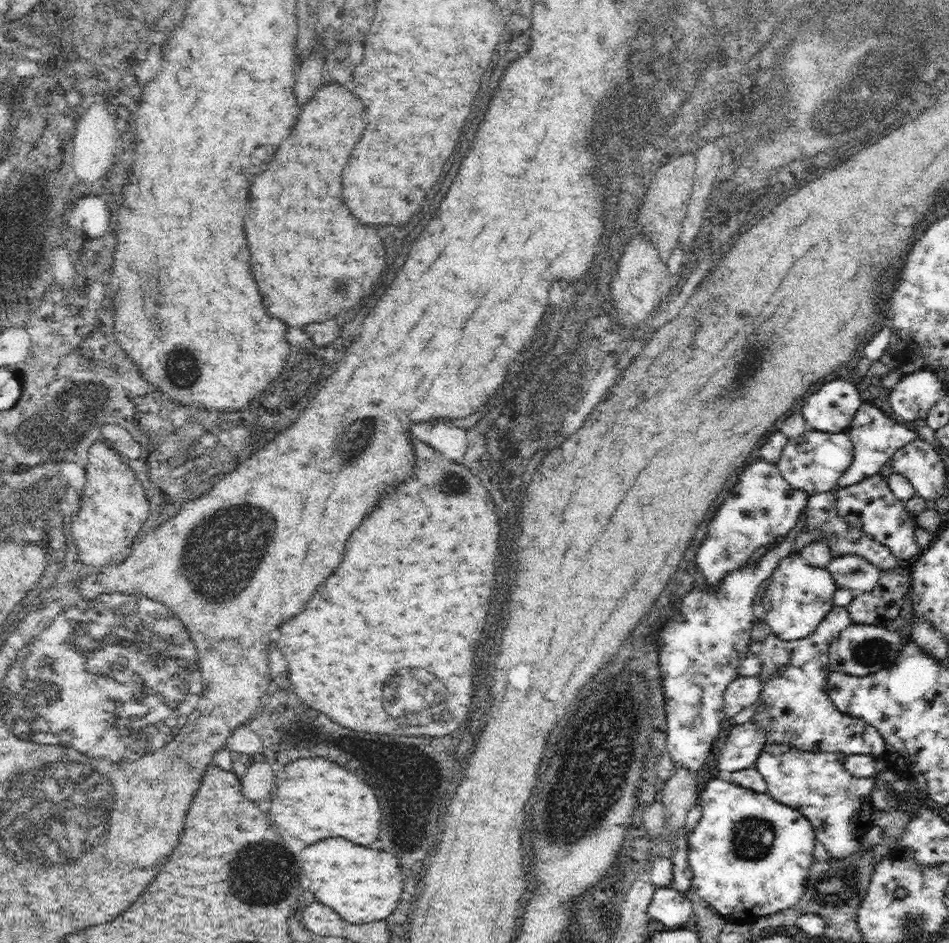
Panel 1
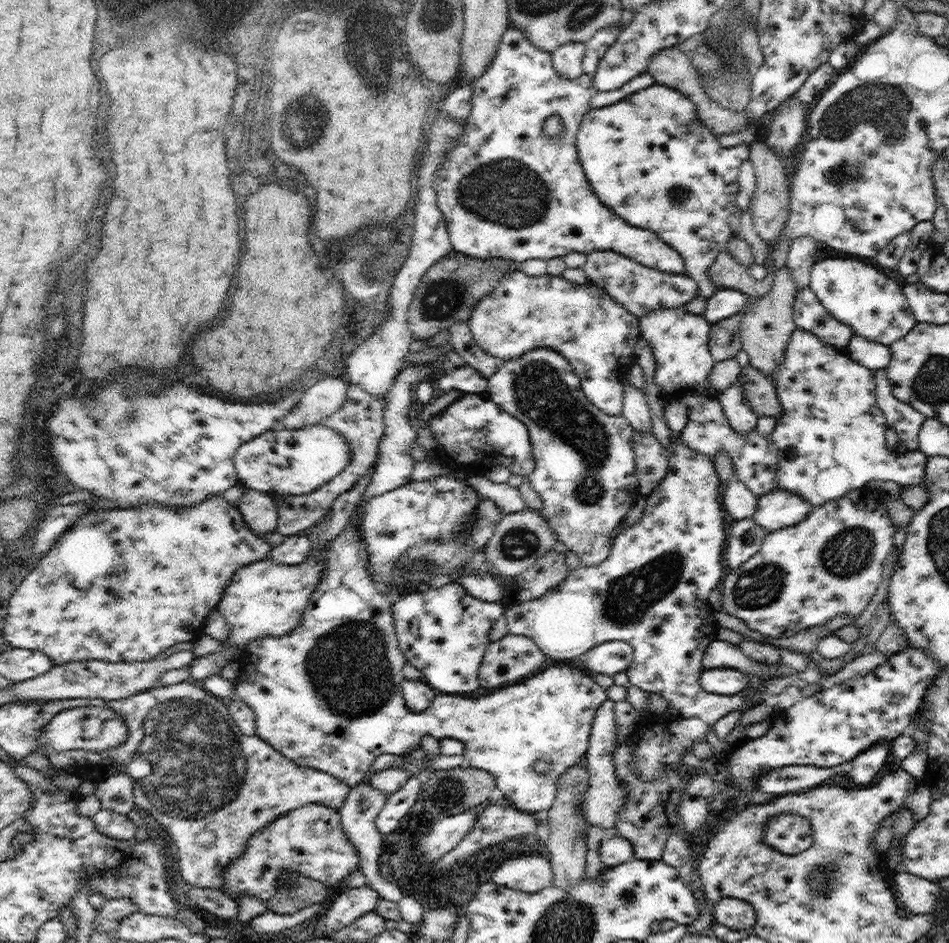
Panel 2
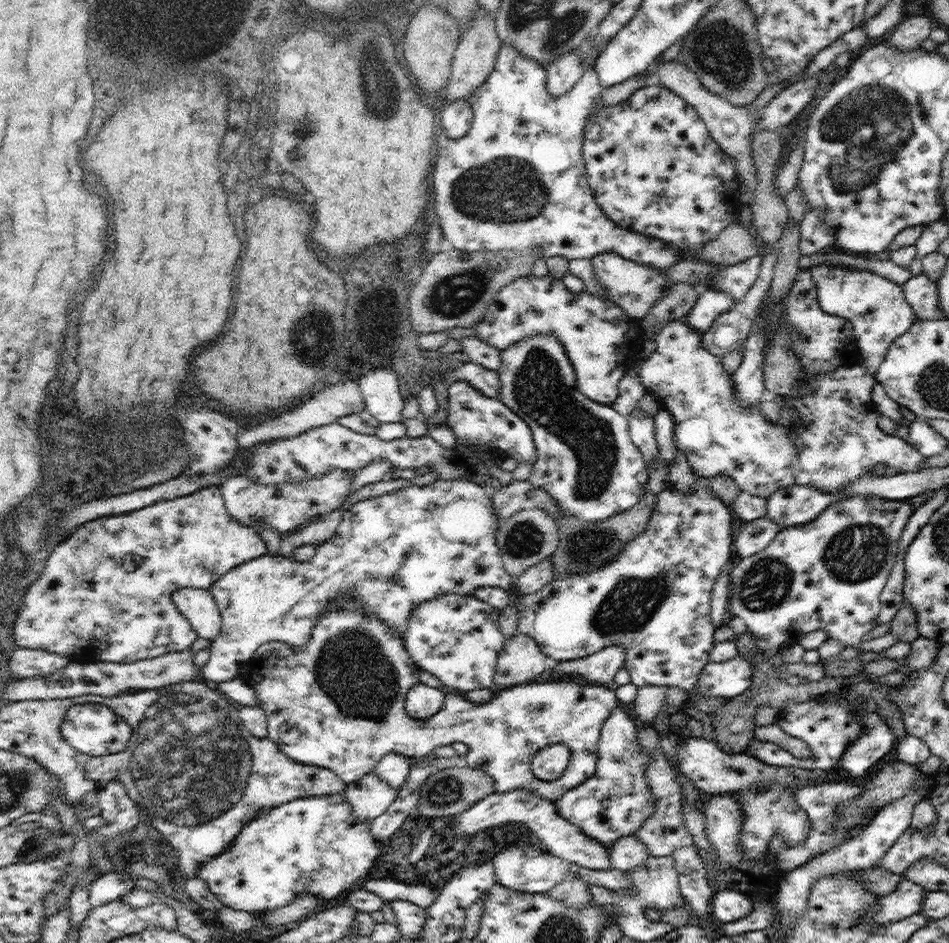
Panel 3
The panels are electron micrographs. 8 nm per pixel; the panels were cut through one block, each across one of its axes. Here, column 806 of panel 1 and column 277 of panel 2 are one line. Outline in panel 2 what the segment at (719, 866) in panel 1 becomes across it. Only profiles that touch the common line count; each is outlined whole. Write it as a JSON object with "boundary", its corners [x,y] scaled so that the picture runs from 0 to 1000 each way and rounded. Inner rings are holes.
{"boundary":[[[330,850],[292,867],[288,874],[277,878],[277,882],[267,884],[254,910],[246,912],[239,918],[239,923],[235,925],[237,937],[233,946],[241,948],[250,957],[252,957],[252,950],[256,948],[269,950],[281,957],[290,946],[290,933],[296,927],[315,925],[317,929],[340,935],[353,948],[355,944],[359,944],[361,931],[378,923],[376,901],[361,884],[357,865],[359,863],[349,855]]]}

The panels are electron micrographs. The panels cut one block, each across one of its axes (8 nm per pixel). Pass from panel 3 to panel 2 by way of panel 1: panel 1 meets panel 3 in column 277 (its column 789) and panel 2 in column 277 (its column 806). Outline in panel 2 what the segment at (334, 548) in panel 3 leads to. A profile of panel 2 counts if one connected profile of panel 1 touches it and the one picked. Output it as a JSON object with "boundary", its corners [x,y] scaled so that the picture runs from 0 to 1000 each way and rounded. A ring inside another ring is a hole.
{"boundary":[[[342,575],[336,585],[332,585],[330,592],[323,592],[321,596],[313,600],[300,600],[300,598],[288,598],[286,594],[273,594],[262,600],[254,600],[248,604],[246,613],[237,621],[237,628],[229,641],[231,653],[241,664],[241,679],[235,681],[235,689],[205,698],[199,706],[199,719],[201,721],[218,721],[222,717],[231,717],[235,706],[248,698],[248,694],[254,694],[254,689],[269,679],[281,677],[281,674],[300,674],[305,672],[315,660],[323,645],[323,638],[328,634],[328,628],[332,626],[338,607],[342,604],[342,587],[347,583],[349,575]]]}

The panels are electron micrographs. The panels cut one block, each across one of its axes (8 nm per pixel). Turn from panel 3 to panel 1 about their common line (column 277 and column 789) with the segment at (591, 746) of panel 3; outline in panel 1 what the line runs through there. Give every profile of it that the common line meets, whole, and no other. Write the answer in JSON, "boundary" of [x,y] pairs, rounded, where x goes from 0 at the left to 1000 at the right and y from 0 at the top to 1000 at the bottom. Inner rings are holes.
{"boundary":[[[879,643],[864,660],[862,668],[851,677],[826,681],[811,670],[803,681],[792,681],[790,691],[803,702],[803,710],[799,715],[803,723],[801,751],[792,759],[792,766],[807,778],[805,793],[813,789],[828,789],[845,797],[883,797],[889,802],[919,800],[923,804],[934,797],[934,785],[919,768],[885,755],[872,738],[875,683],[894,664],[898,664],[894,643]]]}

